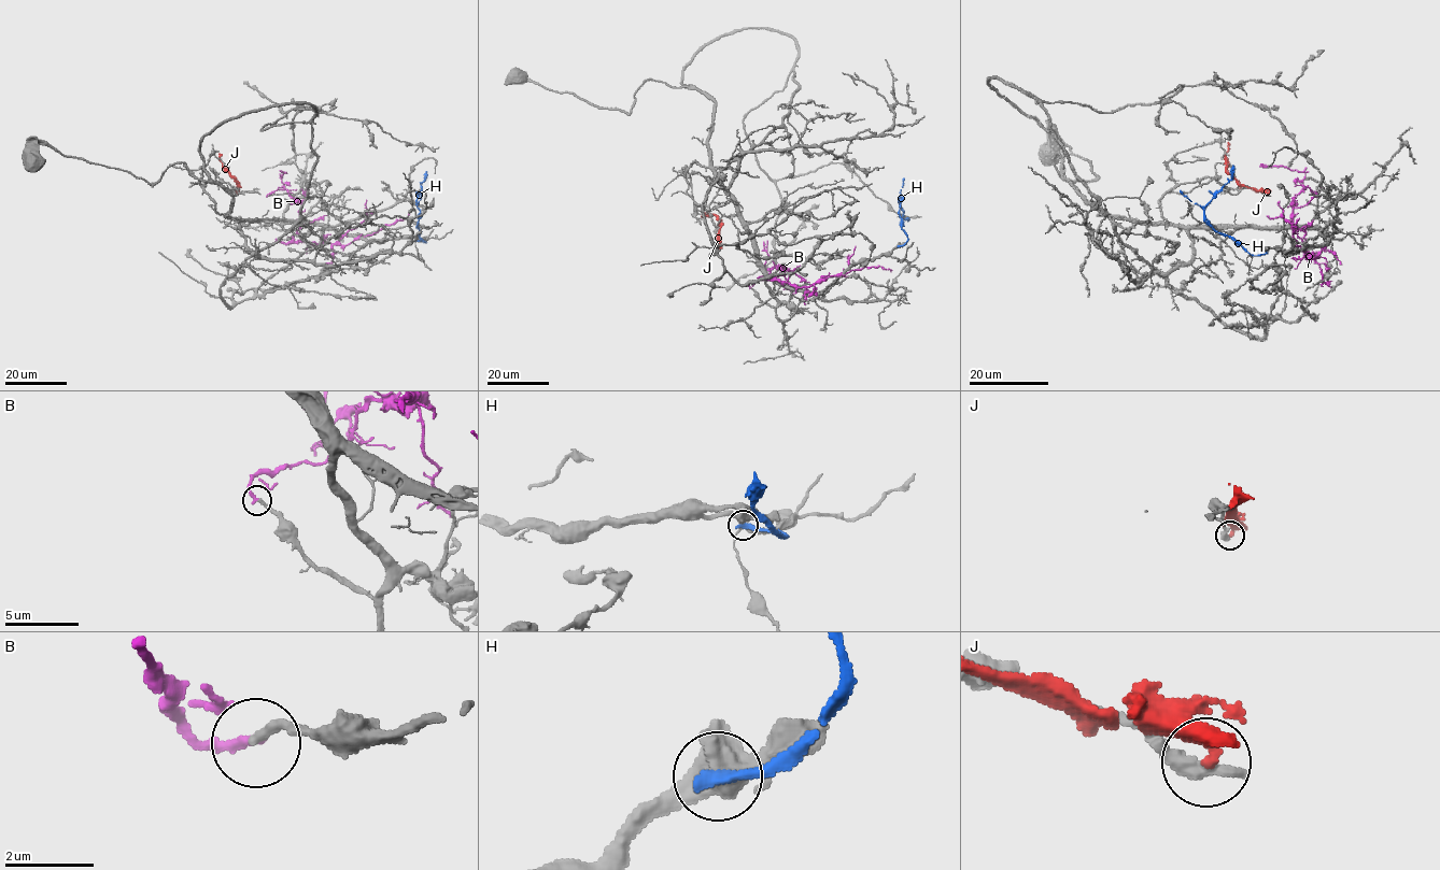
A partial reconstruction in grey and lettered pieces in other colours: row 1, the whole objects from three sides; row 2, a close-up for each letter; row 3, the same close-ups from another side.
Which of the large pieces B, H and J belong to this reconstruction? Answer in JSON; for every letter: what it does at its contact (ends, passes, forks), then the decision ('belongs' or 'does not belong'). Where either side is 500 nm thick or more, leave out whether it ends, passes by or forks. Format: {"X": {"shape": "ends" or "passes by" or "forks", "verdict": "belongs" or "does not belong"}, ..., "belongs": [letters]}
{"B": {"shape": "ends", "verdict": "does not belong"}, "H": {"shape": "ends", "verdict": "does not belong"}, "J": {"shape": "ends", "verdict": "does not belong"}, "belongs": []}

